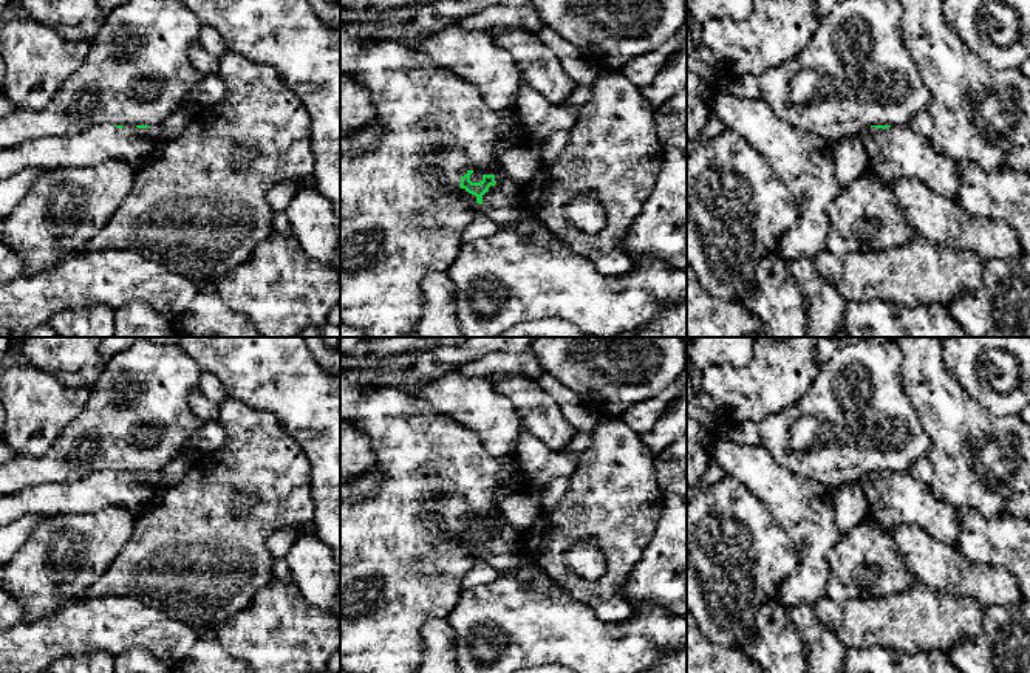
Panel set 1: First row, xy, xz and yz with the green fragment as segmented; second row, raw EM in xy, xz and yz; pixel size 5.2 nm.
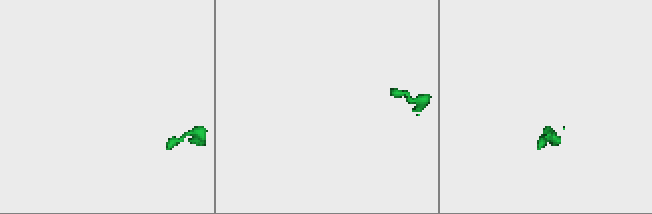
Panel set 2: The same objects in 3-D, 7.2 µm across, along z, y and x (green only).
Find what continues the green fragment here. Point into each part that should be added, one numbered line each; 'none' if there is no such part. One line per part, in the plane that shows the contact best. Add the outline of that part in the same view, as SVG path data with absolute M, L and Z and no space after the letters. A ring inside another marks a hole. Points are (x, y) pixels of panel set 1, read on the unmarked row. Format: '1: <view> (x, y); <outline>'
1: xz (452, 511); M445 495L438 509L436 515L441 520L441 532L453 537L459 534L461 524L472 515L472 507L456 495Z

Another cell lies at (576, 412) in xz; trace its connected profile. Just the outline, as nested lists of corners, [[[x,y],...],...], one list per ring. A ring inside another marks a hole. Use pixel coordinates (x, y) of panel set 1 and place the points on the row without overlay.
[[[541,373],[538,384],[552,396],[563,412],[564,419],[572,424],[578,432],[591,432],[603,419],[592,410],[577,391],[571,390],[547,373]]]

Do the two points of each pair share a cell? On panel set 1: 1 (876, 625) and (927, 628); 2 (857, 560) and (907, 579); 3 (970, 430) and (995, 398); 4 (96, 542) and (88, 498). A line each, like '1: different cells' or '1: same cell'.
1: same cell
2: same cell
3: different cells
4: different cells

